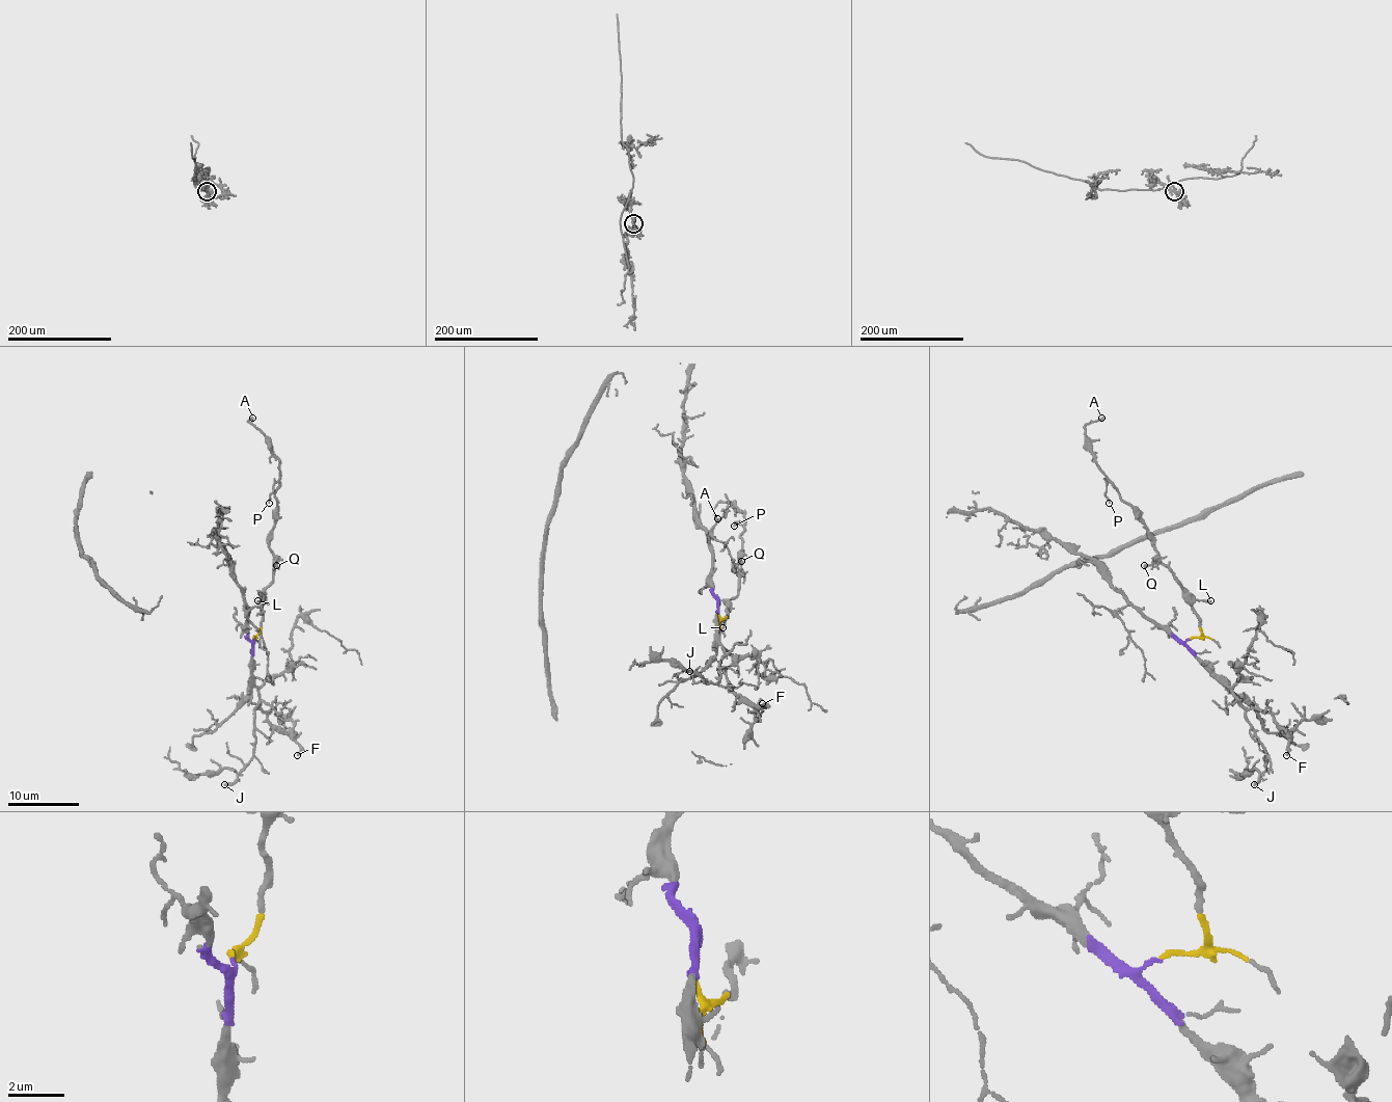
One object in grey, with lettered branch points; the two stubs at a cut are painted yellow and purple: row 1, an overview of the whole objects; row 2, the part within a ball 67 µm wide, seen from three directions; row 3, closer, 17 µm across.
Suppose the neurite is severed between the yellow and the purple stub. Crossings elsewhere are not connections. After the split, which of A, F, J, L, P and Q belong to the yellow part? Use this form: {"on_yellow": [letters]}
{"on_yellow": ["A", "L", "P", "Q"]}

